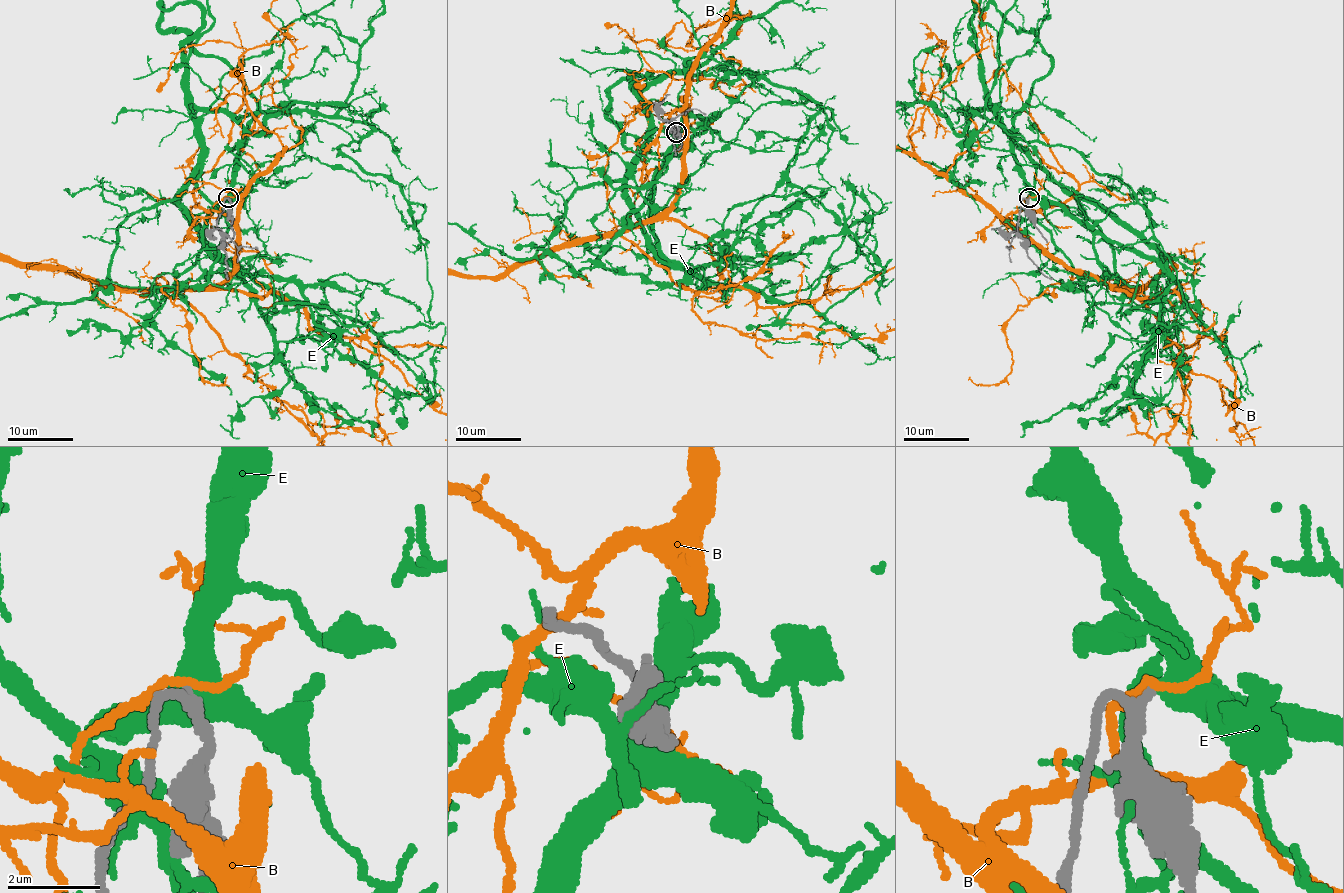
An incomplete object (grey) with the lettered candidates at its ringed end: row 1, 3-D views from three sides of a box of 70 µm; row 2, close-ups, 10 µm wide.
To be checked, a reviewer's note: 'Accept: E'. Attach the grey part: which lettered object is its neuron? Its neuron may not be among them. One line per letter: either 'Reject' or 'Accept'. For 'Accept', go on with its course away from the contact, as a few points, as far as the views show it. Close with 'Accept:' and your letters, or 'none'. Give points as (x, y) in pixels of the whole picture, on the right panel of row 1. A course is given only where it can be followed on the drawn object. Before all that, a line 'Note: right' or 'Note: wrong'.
Note: right
B: Reject
E: Accept
Accept: E

